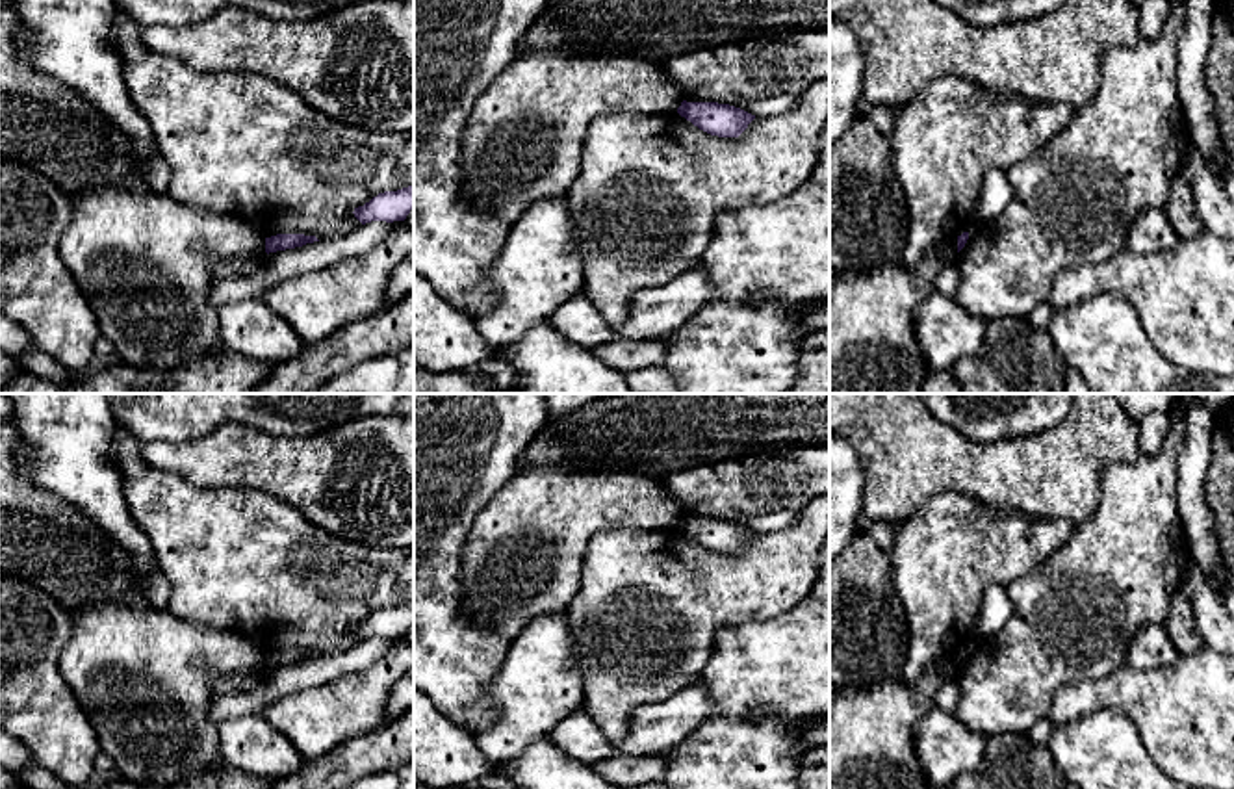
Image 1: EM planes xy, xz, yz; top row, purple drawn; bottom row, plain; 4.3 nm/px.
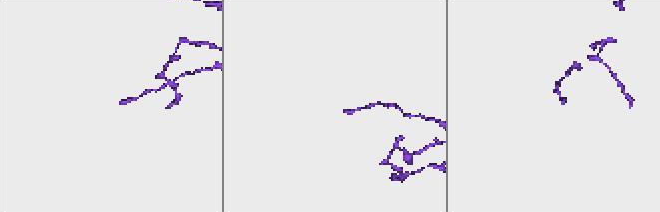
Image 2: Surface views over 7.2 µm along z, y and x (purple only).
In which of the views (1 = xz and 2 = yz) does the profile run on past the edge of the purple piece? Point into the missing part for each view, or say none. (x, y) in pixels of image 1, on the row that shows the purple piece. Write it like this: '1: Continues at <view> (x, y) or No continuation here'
1: No continuation here
2: No continuation here

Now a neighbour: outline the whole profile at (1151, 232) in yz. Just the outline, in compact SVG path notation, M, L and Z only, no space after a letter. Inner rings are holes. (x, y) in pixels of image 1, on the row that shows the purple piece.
M1162 208L1141 210L1128 228L1126 249L1143 256L1175 251L1178 243L1180 238Z

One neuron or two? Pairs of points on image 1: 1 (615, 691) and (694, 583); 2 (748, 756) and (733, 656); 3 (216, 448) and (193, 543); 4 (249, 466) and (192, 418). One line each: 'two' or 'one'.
1: one
2: one
3: two
4: two

